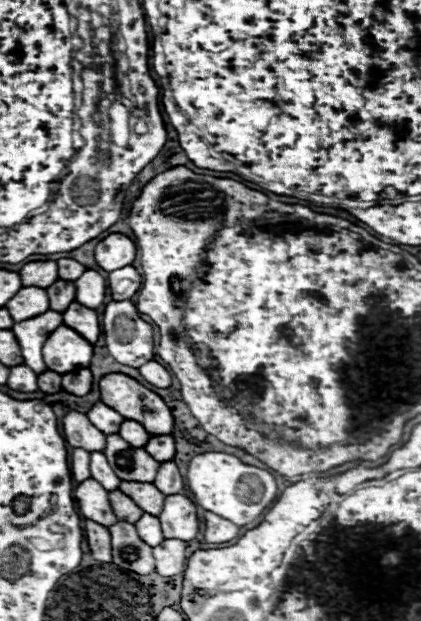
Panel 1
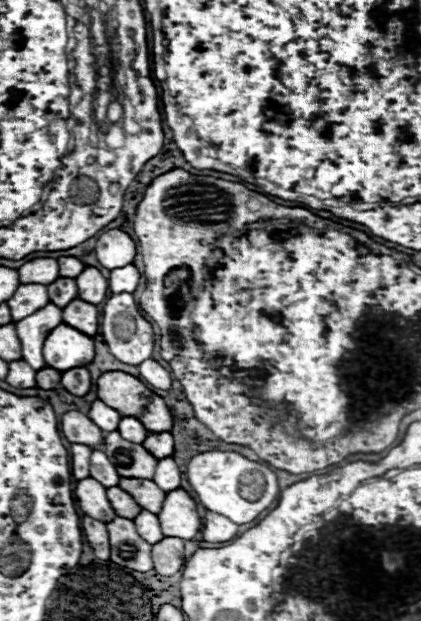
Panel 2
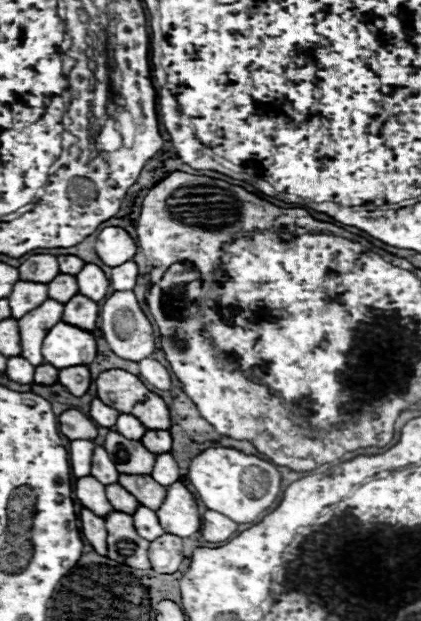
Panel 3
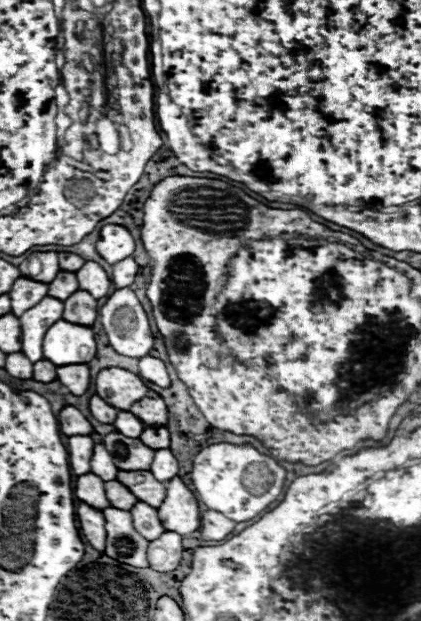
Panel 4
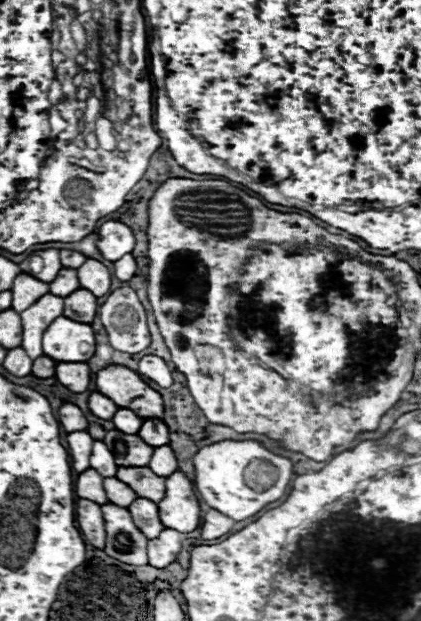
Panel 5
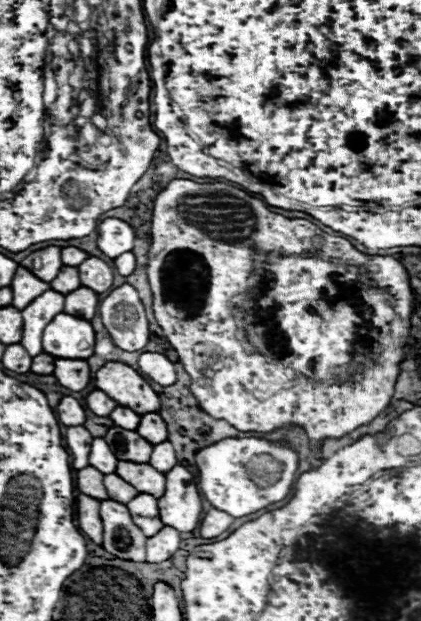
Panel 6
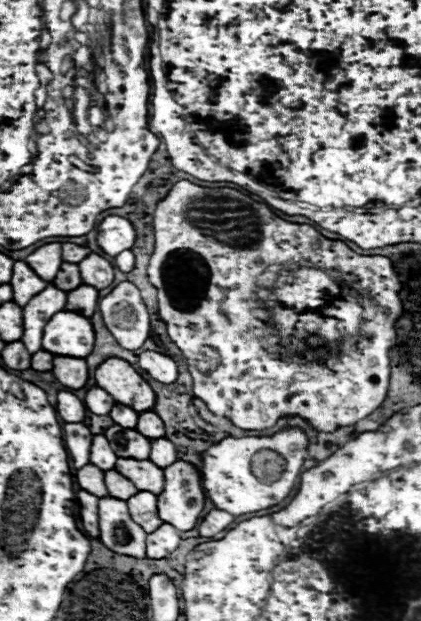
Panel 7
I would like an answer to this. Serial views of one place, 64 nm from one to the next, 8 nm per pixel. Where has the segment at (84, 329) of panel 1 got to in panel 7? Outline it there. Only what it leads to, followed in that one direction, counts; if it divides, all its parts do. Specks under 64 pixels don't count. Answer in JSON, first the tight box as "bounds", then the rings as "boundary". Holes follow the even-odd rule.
{"bounds":[66,284,98,318],"boundary":[[[82,284],[74,290],[70,290],[68,298],[66,298],[66,310],[80,312],[82,316],[88,316],[88,318],[94,314],[96,304],[98,304],[98,290],[88,284]]]}

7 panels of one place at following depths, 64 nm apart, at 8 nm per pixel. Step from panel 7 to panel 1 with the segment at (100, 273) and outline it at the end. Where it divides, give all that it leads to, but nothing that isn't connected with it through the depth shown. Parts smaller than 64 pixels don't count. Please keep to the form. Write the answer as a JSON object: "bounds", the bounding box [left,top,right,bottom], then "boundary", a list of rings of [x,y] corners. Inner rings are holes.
{"bounds":[76,270,106,308],"boundary":[[[86,270],[76,284],[76,302],[86,308],[98,308],[106,296],[106,280],[96,270]]]}

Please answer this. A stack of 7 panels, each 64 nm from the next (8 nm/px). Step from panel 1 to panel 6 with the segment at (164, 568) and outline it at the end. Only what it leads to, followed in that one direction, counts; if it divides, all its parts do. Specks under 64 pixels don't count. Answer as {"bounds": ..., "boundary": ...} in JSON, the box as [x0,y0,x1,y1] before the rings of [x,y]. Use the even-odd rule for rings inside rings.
{"bounds":[146,526,180,564],"boundary":[[[164,526],[158,534],[146,540],[146,560],[152,564],[170,560],[174,552],[180,548],[180,532],[174,530],[172,526]]]}

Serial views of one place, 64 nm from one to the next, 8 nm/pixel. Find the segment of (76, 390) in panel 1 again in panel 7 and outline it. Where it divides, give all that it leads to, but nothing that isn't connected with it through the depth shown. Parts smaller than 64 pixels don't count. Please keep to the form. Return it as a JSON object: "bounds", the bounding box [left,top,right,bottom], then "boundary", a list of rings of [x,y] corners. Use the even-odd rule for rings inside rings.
{"bounds":[52,356,88,388],"boundary":[[[56,356],[52,362],[52,374],[66,388],[82,388],[88,380],[88,366],[84,358]]]}

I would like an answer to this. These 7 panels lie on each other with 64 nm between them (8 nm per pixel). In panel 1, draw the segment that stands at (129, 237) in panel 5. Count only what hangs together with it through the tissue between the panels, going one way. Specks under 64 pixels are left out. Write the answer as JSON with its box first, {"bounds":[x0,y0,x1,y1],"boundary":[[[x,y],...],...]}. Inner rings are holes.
{"bounds":[94,232,136,272],"boundary":[[[120,232],[108,234],[104,240],[98,242],[98,246],[94,250],[96,262],[106,272],[114,272],[118,268],[124,268],[124,266],[132,264],[134,262],[134,256],[136,256],[134,242],[128,236],[120,234]]]}

